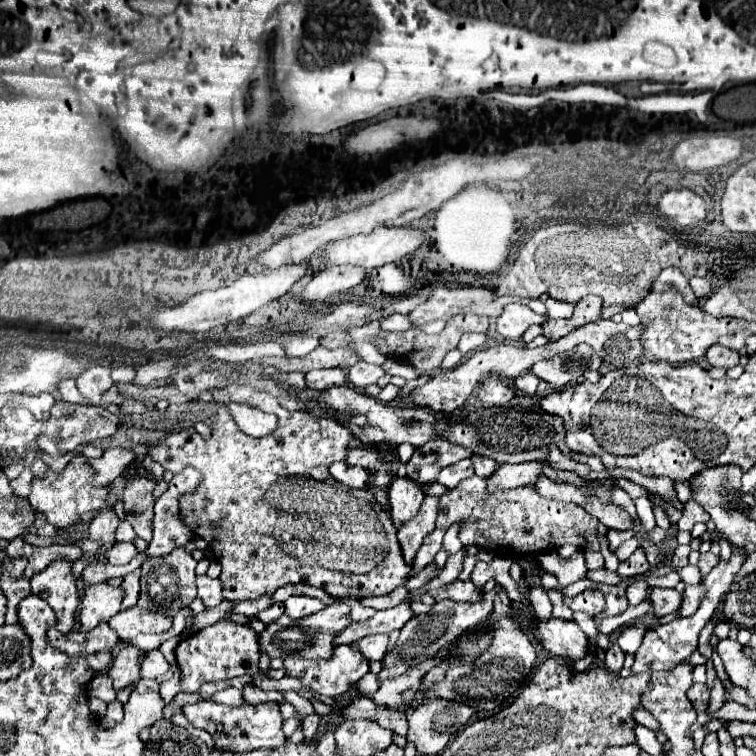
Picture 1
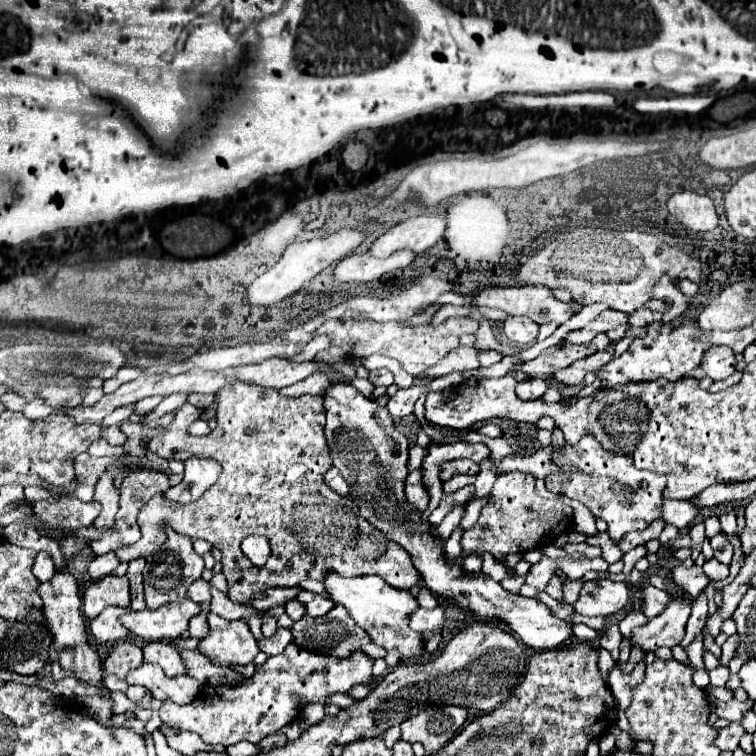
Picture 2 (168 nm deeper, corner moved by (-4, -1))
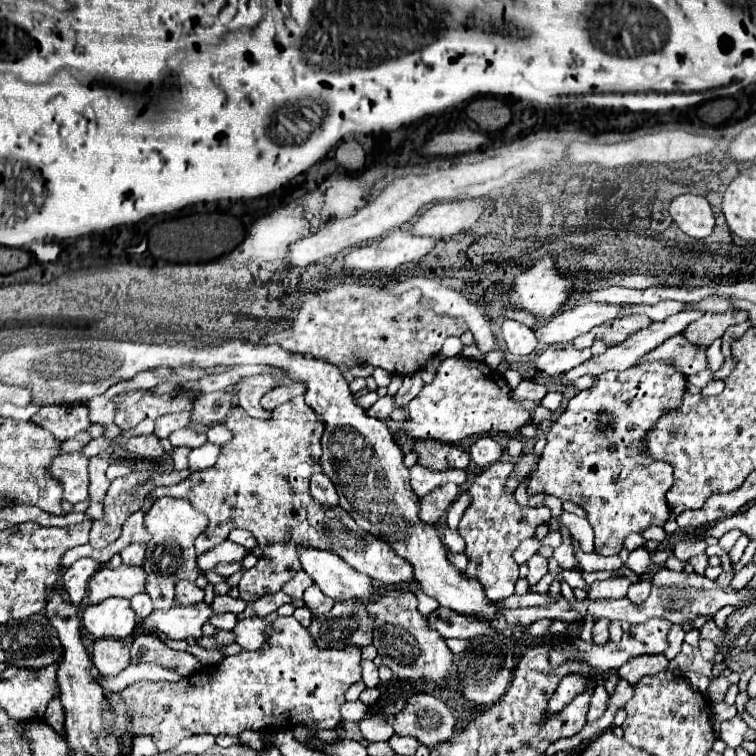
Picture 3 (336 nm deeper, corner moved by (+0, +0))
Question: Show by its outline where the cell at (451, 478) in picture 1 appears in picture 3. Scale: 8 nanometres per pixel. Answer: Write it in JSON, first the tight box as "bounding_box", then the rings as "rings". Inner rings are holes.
{"bounding_box":[413,440,469,472],"rings":[[[419,440],[415,442],[413,450],[419,454],[419,464],[439,472],[447,468],[461,468],[465,470],[469,466],[469,454],[457,446],[441,444],[437,440]]]}

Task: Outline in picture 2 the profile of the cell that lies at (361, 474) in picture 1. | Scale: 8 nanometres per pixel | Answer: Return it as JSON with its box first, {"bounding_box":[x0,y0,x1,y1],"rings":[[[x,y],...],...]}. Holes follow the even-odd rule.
{"bounding_box":[323,467,349,495],"rings":[[[331,467],[325,475],[323,475],[323,481],[337,493],[337,495],[349,495],[349,485],[347,481],[339,475],[339,471],[335,467]]]}

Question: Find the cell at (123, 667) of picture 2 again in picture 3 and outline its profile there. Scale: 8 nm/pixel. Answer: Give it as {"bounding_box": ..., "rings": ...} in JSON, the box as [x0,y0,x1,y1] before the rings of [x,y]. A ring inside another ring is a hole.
{"bounding_box":[91,638,131,676],"rings":[[[115,638],[97,640],[91,654],[93,654],[91,656],[93,664],[105,676],[117,676],[123,668],[131,664],[129,646],[125,640],[115,640]]]}

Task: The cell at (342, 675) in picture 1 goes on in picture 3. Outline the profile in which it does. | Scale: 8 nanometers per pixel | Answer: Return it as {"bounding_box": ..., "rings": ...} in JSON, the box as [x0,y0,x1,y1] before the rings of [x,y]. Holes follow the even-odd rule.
{"bounding_box":[107,616,361,752],"rings":[[[293,616],[289,618],[277,618],[275,624],[269,628],[269,640],[267,644],[261,648],[261,650],[255,650],[255,652],[241,652],[239,656],[227,656],[225,662],[221,664],[215,664],[215,666],[205,666],[201,668],[201,672],[195,672],[193,676],[189,676],[189,680],[179,680],[179,682],[137,682],[129,688],[125,688],[123,692],[111,692],[107,694],[109,696],[109,702],[113,704],[113,716],[109,716],[109,728],[115,728],[117,724],[123,722],[125,716],[133,716],[135,722],[133,722],[133,728],[131,728],[131,736],[141,736],[141,734],[149,734],[153,736],[159,752],[165,752],[165,750],[171,750],[175,748],[175,744],[179,744],[183,738],[189,738],[189,736],[195,736],[195,734],[211,734],[211,736],[219,736],[219,734],[229,734],[229,736],[239,736],[241,732],[245,730],[265,730],[265,728],[291,728],[291,726],[297,726],[297,724],[311,724],[313,728],[327,728],[327,730],[333,730],[339,726],[341,722],[341,716],[339,716],[339,710],[345,702],[345,692],[351,684],[359,682],[361,680],[361,648],[359,646],[349,646],[349,648],[343,648],[343,650],[319,650],[315,648],[313,640],[309,640],[309,632],[301,626],[301,622],[297,622]]]}

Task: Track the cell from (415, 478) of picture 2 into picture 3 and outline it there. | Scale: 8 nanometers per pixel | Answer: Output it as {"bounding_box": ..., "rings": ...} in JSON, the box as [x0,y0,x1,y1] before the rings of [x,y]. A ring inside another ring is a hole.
{"bounding_box":[411,464,467,498],"rings":[[[419,464],[411,468],[411,488],[419,498],[423,498],[425,494],[429,494],[435,488],[449,482],[461,486],[465,482],[465,478],[467,478],[465,470],[447,469],[440,472],[431,472],[431,470],[427,470],[427,468],[419,466]]]}

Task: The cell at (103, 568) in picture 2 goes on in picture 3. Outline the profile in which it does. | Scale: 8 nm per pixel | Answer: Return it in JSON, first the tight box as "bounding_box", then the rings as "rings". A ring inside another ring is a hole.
{"bounding_box":[61,558,99,604],"rings":[[[81,558],[69,566],[61,578],[61,586],[67,592],[71,604],[81,604],[87,594],[87,580],[97,572],[99,564],[93,558]]]}

